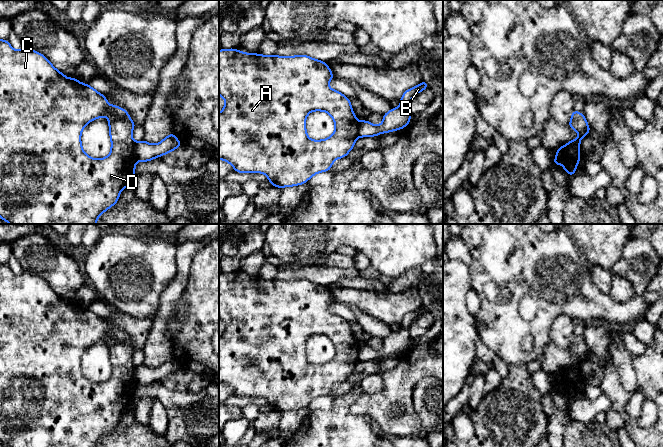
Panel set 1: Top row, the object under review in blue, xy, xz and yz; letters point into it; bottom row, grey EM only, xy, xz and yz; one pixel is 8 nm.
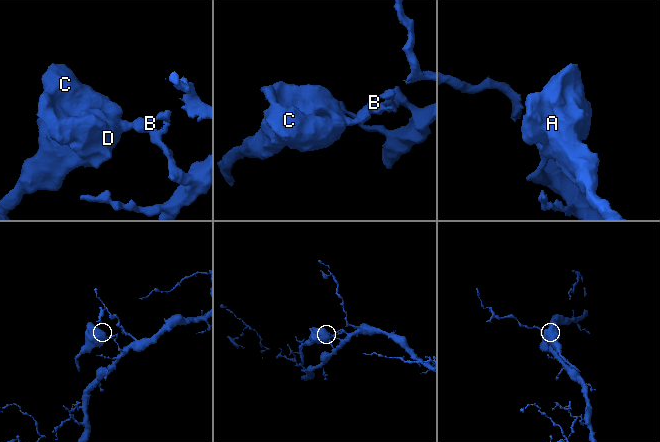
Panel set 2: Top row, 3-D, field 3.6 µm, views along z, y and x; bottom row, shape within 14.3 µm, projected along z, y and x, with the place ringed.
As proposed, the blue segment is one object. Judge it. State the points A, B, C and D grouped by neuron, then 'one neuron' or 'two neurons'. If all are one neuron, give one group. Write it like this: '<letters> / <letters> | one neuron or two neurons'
A C D / B | two neurons

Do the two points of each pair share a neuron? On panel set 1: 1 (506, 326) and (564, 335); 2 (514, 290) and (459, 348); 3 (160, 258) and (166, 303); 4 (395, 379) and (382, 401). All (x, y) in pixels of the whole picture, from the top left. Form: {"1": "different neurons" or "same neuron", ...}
{"1": "different neurons", "2": "different neurons", "3": "different neurons", "4": "same neuron"}

